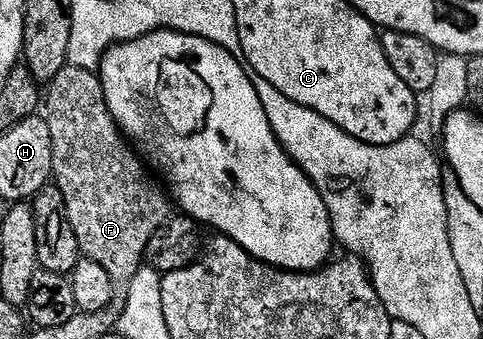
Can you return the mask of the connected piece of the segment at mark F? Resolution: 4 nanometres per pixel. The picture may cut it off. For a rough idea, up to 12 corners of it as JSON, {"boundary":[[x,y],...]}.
{"boundary":[[96,73],[50,85],[53,184],[115,285],[169,219]]}

